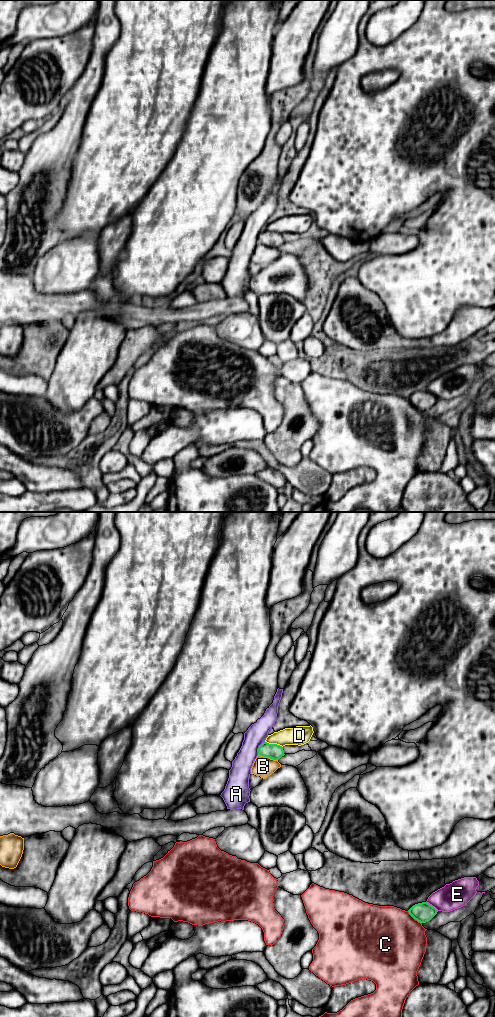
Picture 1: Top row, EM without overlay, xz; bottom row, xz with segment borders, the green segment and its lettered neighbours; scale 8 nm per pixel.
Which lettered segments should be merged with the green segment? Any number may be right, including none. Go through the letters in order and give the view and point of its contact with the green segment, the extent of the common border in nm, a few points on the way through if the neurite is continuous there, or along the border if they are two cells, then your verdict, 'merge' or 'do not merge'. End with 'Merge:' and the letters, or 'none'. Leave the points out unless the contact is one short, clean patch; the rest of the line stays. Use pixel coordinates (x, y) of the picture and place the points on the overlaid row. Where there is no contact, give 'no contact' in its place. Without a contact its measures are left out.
A: xz (258, 748) | 130 nm | across xz (273, 751), (258, 748), (257, 733) | merge
B: xz (268, 757) | 170 nm | do not merge
C: xz (414, 918) | 160 nm | do not merge
D: xz (274, 744) | 150 nm | do not merge
E: xz (431, 905) | 130 nm | do not merge
Merge: A

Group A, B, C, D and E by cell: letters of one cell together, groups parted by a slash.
A / B / C / D / E

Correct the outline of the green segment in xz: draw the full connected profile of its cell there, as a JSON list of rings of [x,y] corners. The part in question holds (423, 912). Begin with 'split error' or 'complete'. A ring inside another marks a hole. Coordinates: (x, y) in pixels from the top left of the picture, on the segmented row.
complete | [[[422,902],[413,905],[408,912],[418,922],[426,923],[437,914],[438,910],[429,903]]]

